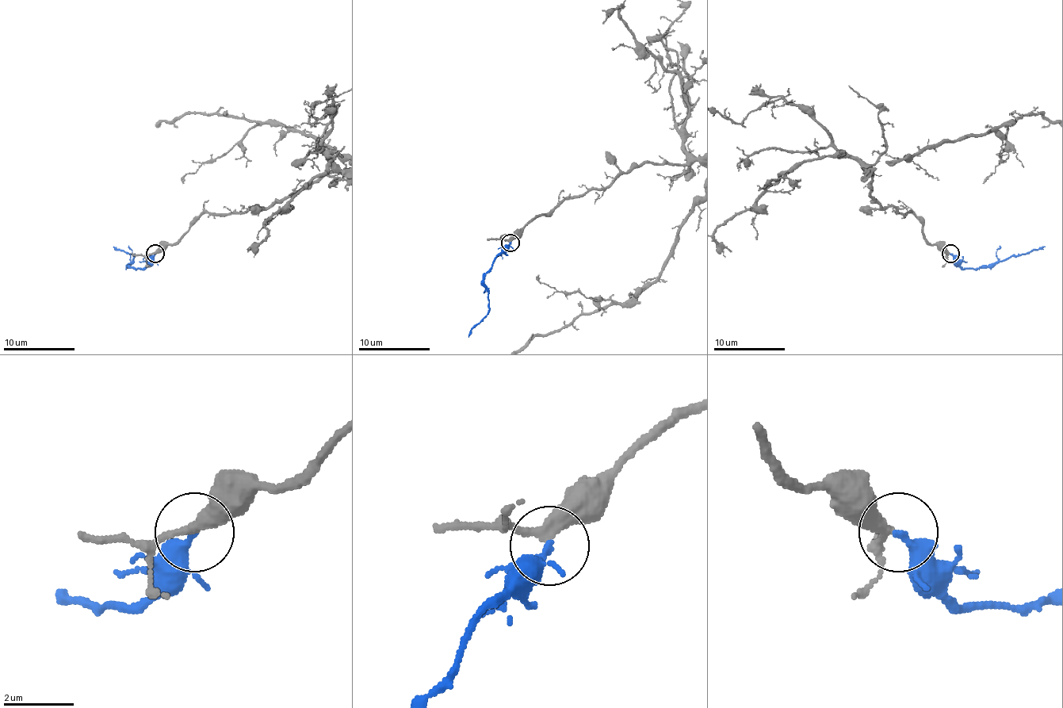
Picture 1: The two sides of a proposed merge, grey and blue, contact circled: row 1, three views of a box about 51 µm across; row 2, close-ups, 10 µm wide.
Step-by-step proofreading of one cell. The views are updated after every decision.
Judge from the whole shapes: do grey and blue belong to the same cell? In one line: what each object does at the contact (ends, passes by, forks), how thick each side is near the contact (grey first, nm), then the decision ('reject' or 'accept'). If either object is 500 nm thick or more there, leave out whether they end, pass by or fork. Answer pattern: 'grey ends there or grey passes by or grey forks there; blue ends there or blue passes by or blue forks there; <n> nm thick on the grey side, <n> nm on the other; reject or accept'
grey passes by; blue ends there; 300 nm thick on the grey side, 280 nm on the other; accept

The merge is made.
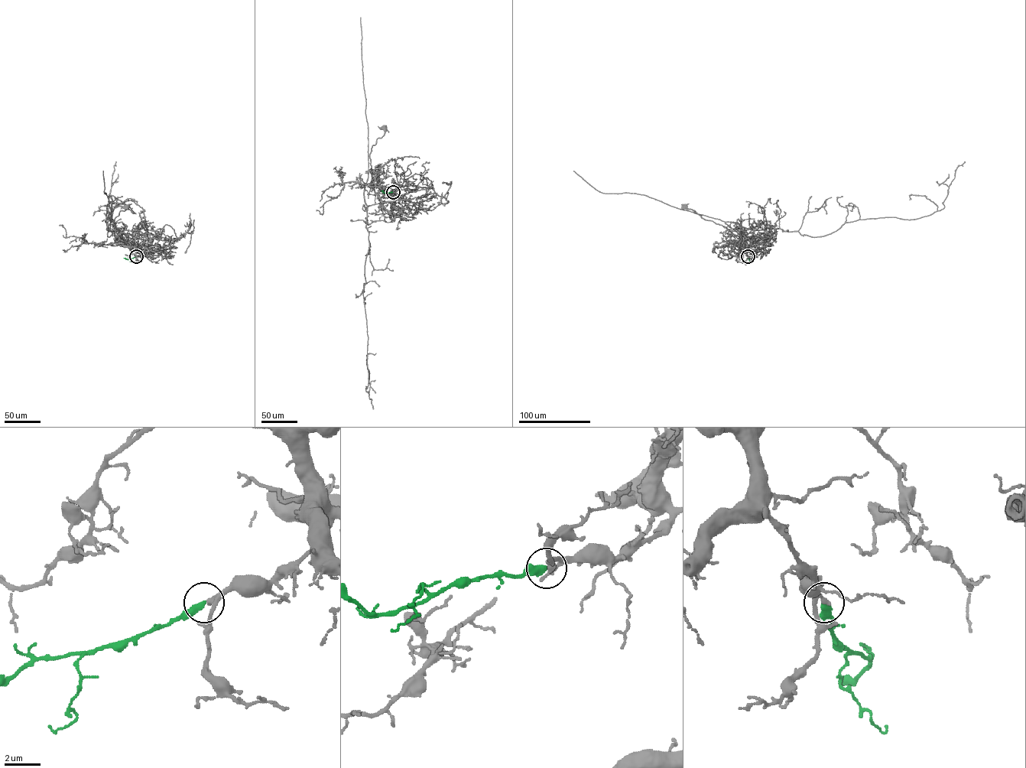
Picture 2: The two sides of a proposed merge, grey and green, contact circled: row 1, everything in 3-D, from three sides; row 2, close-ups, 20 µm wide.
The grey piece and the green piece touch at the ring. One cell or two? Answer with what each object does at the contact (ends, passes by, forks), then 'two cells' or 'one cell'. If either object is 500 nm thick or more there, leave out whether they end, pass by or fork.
grey passes by; green ends there; one cell

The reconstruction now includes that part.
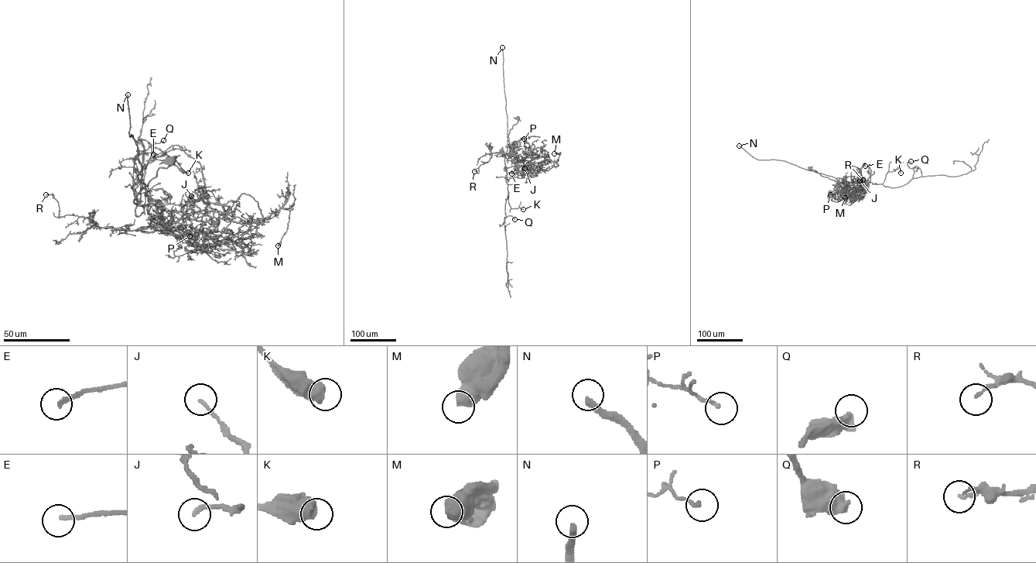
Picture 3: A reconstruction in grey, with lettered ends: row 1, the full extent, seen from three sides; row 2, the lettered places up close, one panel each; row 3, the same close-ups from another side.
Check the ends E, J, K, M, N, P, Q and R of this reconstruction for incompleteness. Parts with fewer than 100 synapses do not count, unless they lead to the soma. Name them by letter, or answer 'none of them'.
N

